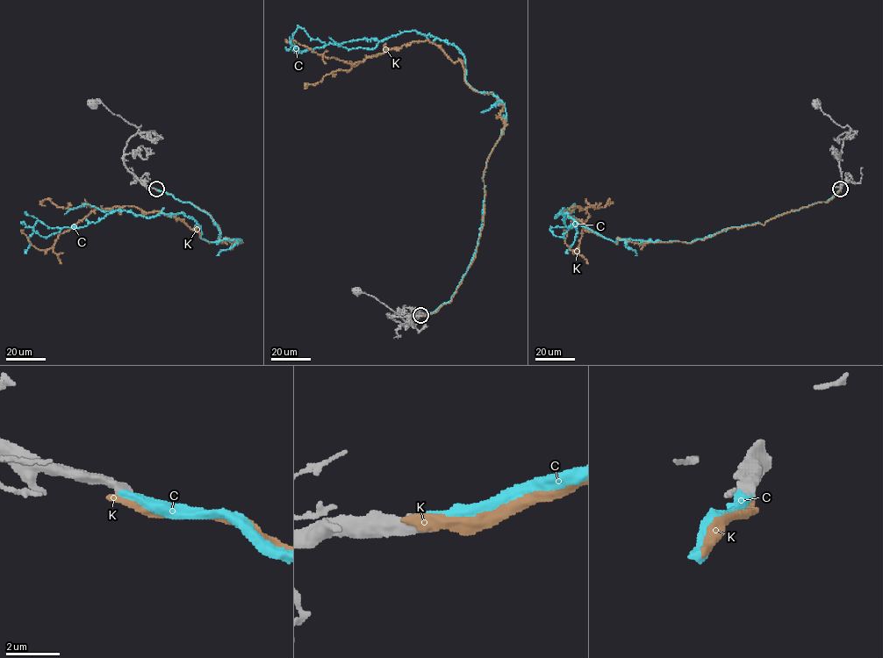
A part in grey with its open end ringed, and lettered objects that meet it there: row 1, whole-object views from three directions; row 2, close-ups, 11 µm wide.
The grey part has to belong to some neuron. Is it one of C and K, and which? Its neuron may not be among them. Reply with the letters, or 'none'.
C

